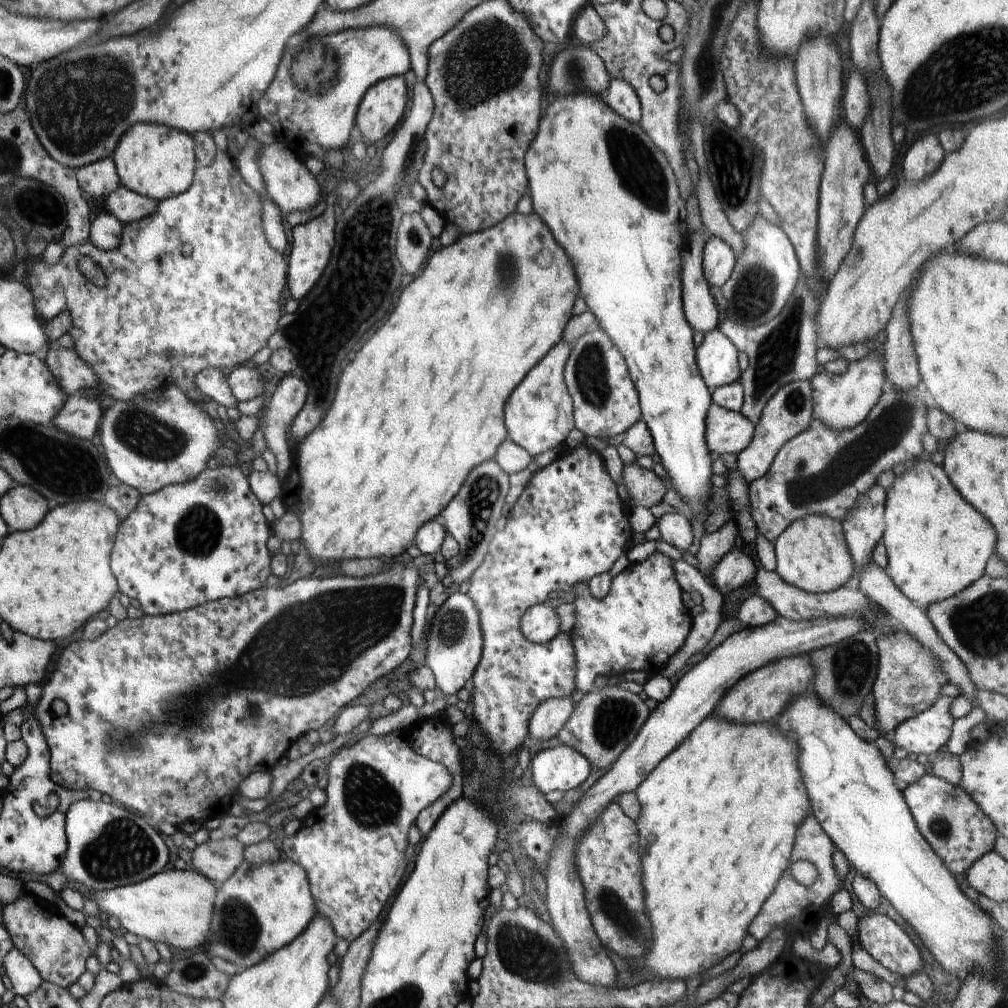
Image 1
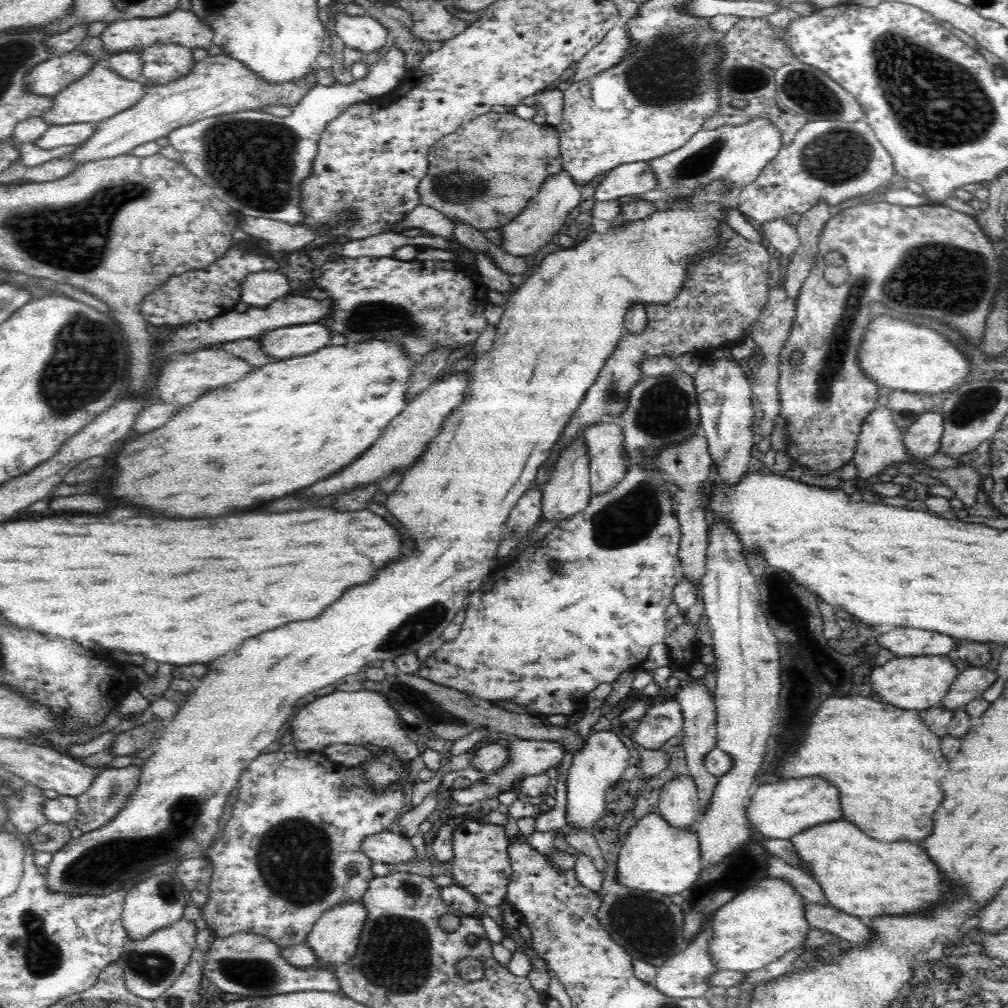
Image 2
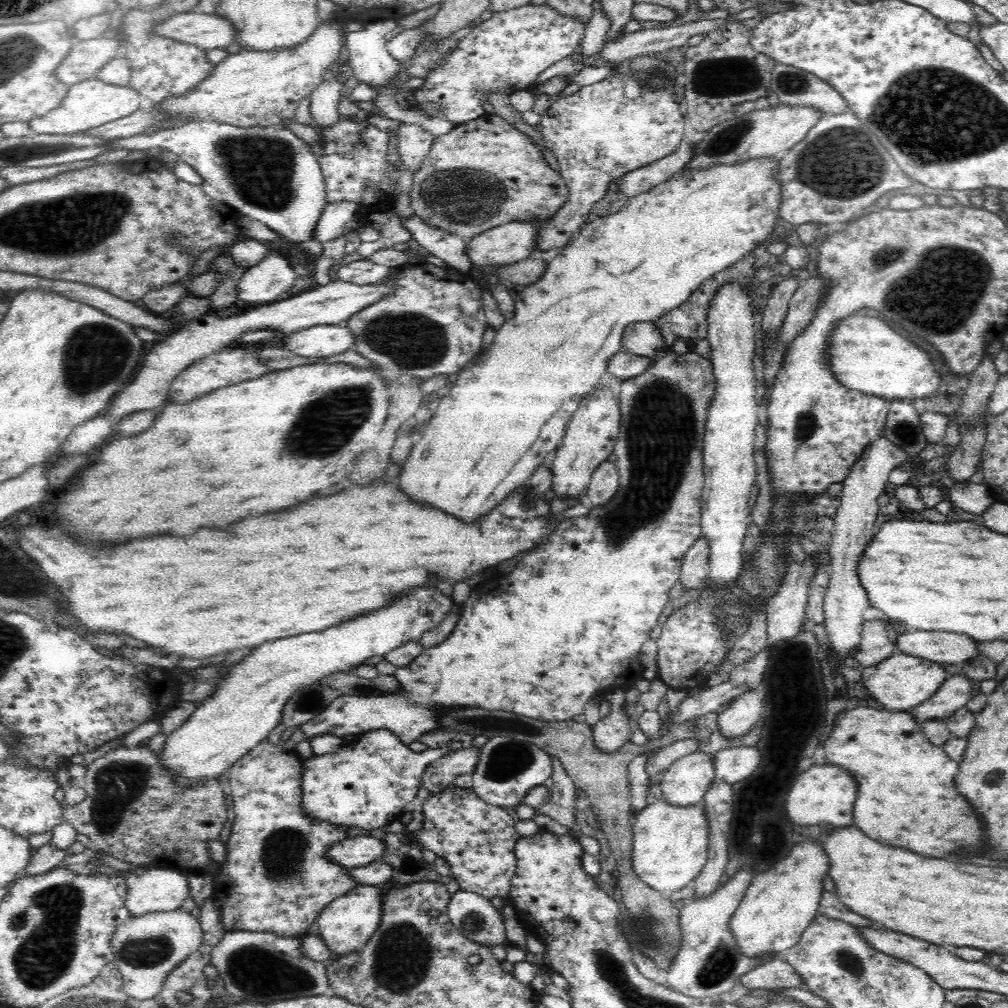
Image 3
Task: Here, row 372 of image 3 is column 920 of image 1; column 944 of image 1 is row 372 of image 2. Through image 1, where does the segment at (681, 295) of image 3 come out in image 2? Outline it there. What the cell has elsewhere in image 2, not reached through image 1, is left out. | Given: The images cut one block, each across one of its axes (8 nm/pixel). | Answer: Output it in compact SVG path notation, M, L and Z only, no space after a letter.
M716 180L712 184L700 186L692 192L688 192L688 198L673 208L665 208L658 210L654 214L650 214L644 220L636 220L628 222L628 224L620 224L613 226L606 233L596 233L592 231L579 245L573 246L566 243L565 248L545 256L544 260L525 277L525 281L510 294L509 299L502 305L504 314L497 325L497 333L493 346L490 350L478 354L474 357L475 363L470 370L470 378L468 378L468 390L464 394L462 404L452 410L445 418L444 424L440 428L440 432L432 438L432 442L428 442L424 454L420 454L420 458L406 470L403 475L402 483L388 498L386 508L388 512L410 532L412 540L414 540L414 552L408 552L404 556L400 556L394 564L384 566L384 570L380 568L380 572L376 572L376 580L366 582L362 586L352 586L348 588L342 598L328 606L328 610L324 610L324 614L320 614L320 618L314 620L304 620L304 622L290 622L288 626L280 626L276 630L268 630L264 634L258 634L256 638L248 638L248 642L242 642L236 650L212 660L209 664L210 670L206 672L206 676L202 678L202 682L196 682L192 692L189 694L188 701L179 706L179 711L174 718L167 722L164 730L154 740L153 748L145 754L145 764L140 769L140 784L134 789L134 792L127 798L124 808L113 818L107 825L101 826L99 829L91 830L78 837L70 839L61 849L53 852L52 860L47 864L45 882L47 882L48 892L61 892L62 894L96 894L104 895L116 892L118 890L118 880L130 880L146 870L154 868L165 862L176 863L184 854L190 854L194 851L204 851L213 845L216 838L221 835L218 831L218 820L224 812L224 804L228 800L228 794L238 787L241 774L248 768L248 764L254 761L266 746L270 746L276 736L278 730L282 728L284 722L288 722L290 712L294 710L294 704L300 700L305 694L310 694L313 690L323 689L324 686L331 685L332 682L339 681L348 674L354 674L362 668L367 668L368 662L372 660L391 660L396 656L402 656L408 652L416 652L424 644L428 644L433 640L441 637L445 627L456 616L456 613L462 610L464 600L475 593L476 590L490 580L492 570L498 561L498 546L500 546L500 538L502 538L502 530L504 524L508 520L508 514L516 507L516 502L531 488L535 481L538 469L551 456L551 450L555 448L555 444L559 441L564 427L571 421L575 415L576 409L584 400L587 390L594 384L598 378L601 368L608 360L608 357L614 352L618 341L623 335L623 322L634 303L667 303L670 302L680 292L686 282L686 275L689 272L689 266L693 263L695 256L714 250L716 247L721 249L721 238L719 237L719 224L724 219L724 206L737 208L734 198L737 192L732 192L734 188L729 188L727 182Z

